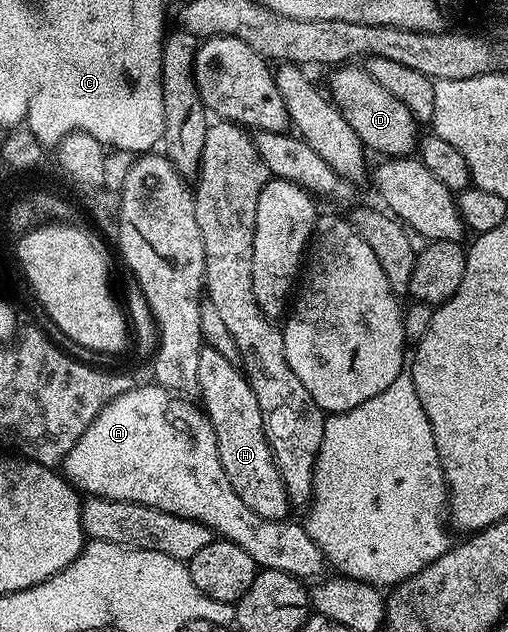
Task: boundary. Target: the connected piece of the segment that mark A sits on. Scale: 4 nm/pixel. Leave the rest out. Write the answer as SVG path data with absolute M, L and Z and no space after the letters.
M155 382L144 384L141 388L129 387L128 391L115 396L92 419L90 426L86 426L78 442L74 442L74 446L66 454L62 472L68 483L88 496L138 502L142 506L166 510L166 514L178 514L182 518L202 522L217 537L242 546L242 550L246 550L246 554L250 554L250 558L254 558L260 568L282 570L304 582L323 577L324 568L326 569L324 555L314 538L310 538L303 523L295 524L295 519L292 518L262 518L254 514L254 510L250 510L250 506L246 506L246 502L242 502L238 494L234 494L234 486L230 486L230 478L226 478L226 470L222 470L222 458L218 458L214 426L208 421L203 407L196 405L195 408L188 400L191 399L169 392Z

